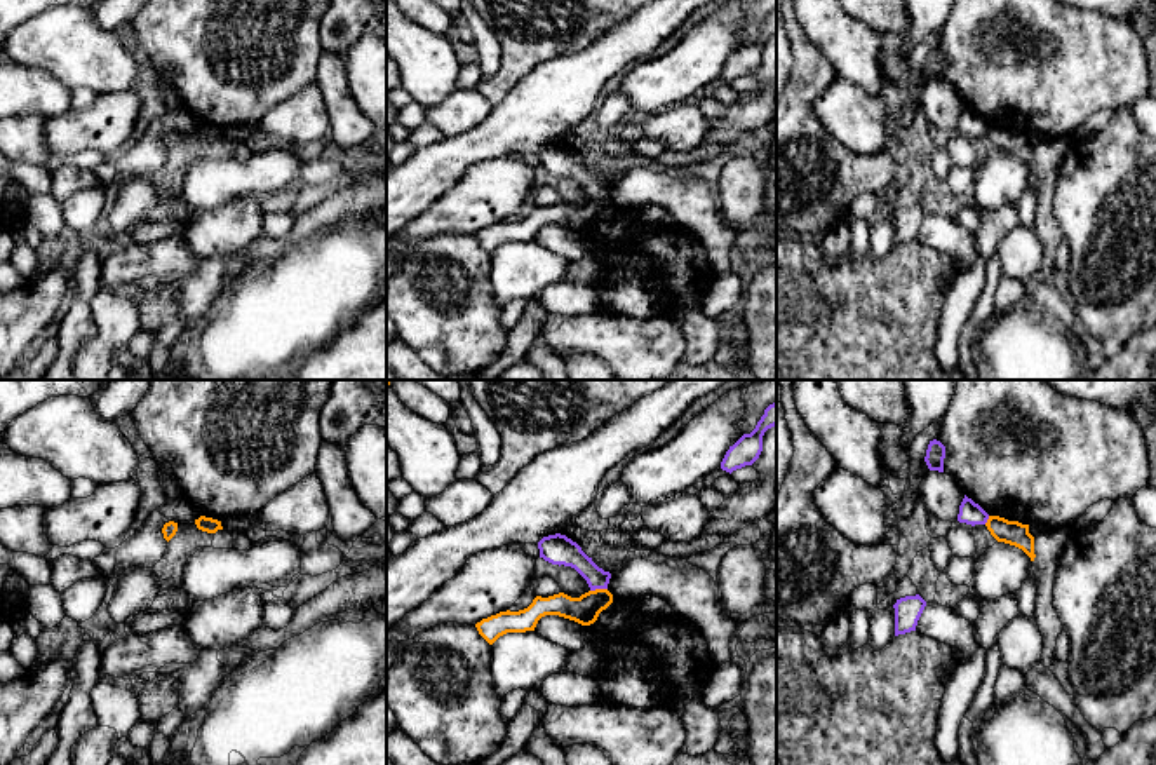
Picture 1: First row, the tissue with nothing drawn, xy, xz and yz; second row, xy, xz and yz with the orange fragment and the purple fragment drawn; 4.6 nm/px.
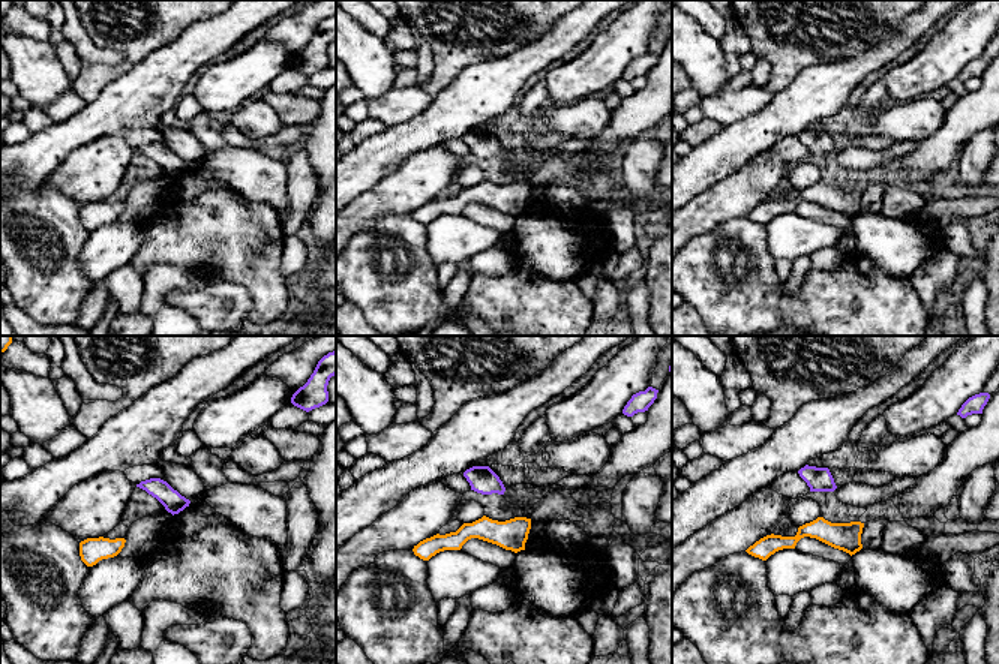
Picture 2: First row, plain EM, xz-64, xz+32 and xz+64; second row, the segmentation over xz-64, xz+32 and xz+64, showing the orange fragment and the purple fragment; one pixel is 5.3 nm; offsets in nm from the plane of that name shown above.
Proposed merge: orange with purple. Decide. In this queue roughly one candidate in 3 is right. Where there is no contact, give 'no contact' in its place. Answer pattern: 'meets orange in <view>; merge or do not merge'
meets orange in xz; do not merge

